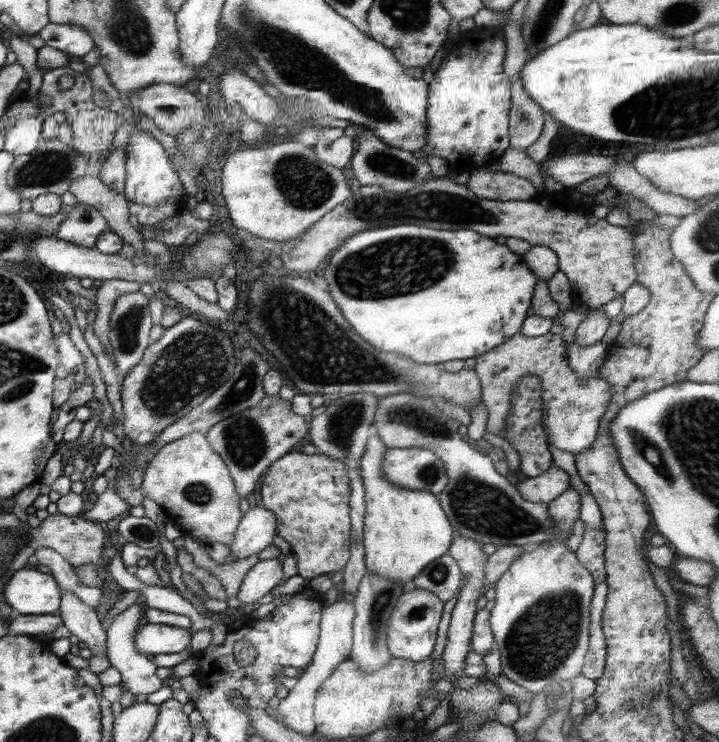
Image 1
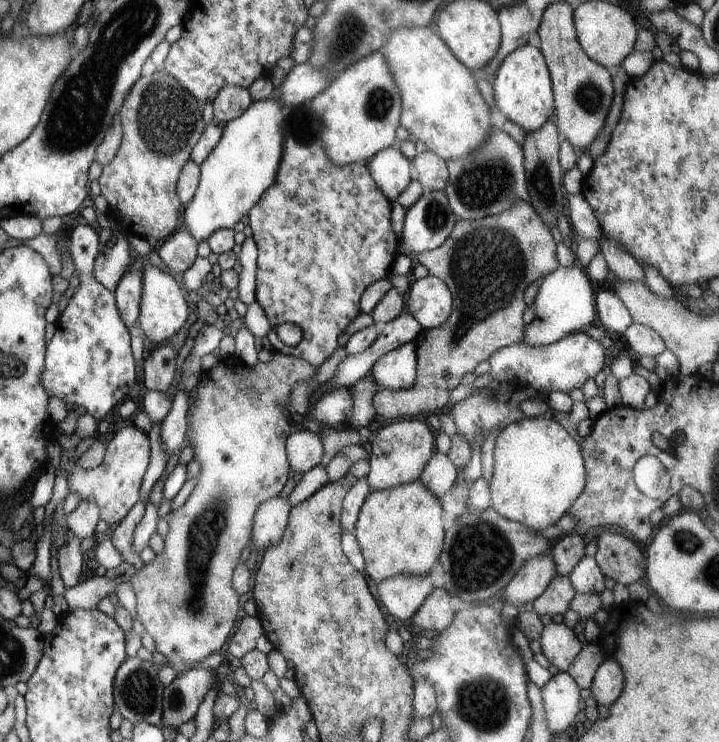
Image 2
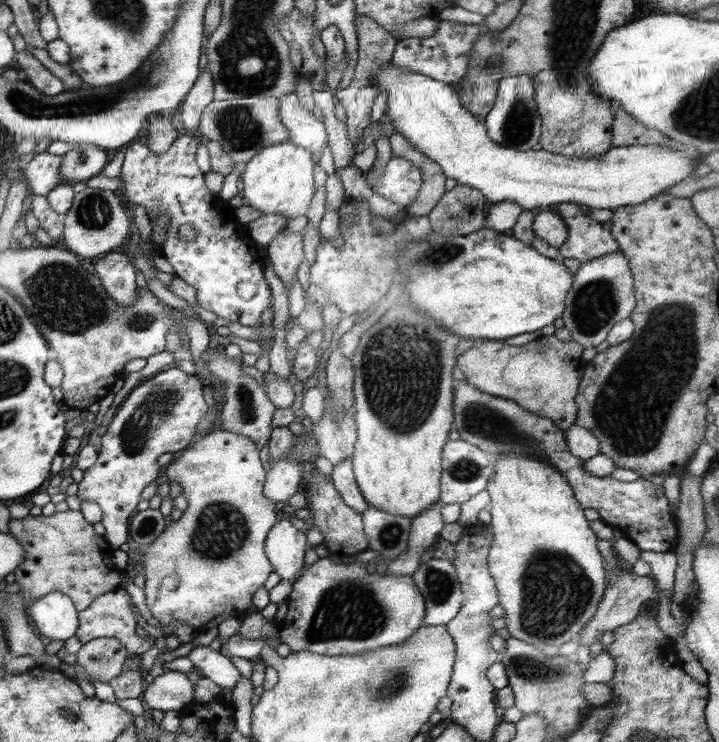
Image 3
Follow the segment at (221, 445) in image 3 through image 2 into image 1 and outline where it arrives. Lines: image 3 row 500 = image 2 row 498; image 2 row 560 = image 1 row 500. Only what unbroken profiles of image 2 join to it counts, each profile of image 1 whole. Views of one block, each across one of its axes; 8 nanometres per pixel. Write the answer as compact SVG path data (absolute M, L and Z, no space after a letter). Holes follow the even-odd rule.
M190 433L163 446L148 464L140 491L164 510L167 520L180 526L184 536L195 538L202 546L212 545L214 542L230 546L234 542L234 533L243 517L239 507L240 498L236 494L228 467L222 457L212 450L204 433Z

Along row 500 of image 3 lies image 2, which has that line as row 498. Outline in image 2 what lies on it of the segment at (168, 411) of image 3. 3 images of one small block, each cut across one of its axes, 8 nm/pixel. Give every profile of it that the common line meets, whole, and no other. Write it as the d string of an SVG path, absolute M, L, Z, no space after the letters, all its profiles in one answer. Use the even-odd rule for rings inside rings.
M134 424L125 426L105 448L102 464L85 471L76 463L71 463L73 456L61 452L61 464L67 474L67 484L71 492L78 492L82 499L94 499L99 506L99 515L108 524L118 524L128 511L139 504L140 486L151 457L149 434L138 429Z

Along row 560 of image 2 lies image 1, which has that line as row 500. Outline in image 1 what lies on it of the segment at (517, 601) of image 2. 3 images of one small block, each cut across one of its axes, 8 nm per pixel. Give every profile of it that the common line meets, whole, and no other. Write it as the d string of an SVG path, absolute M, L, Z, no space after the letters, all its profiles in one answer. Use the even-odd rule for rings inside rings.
M553 465L544 474L518 483L516 487L528 502L548 504L571 488L569 480L566 471Z

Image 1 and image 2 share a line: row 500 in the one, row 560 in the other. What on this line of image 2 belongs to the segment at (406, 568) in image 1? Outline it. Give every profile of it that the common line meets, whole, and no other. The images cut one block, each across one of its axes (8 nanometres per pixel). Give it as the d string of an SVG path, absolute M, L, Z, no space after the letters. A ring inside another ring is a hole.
M420 478L393 489L372 491L363 502L355 528L366 574L376 584L396 575L428 575L443 549L443 511L441 500Z

